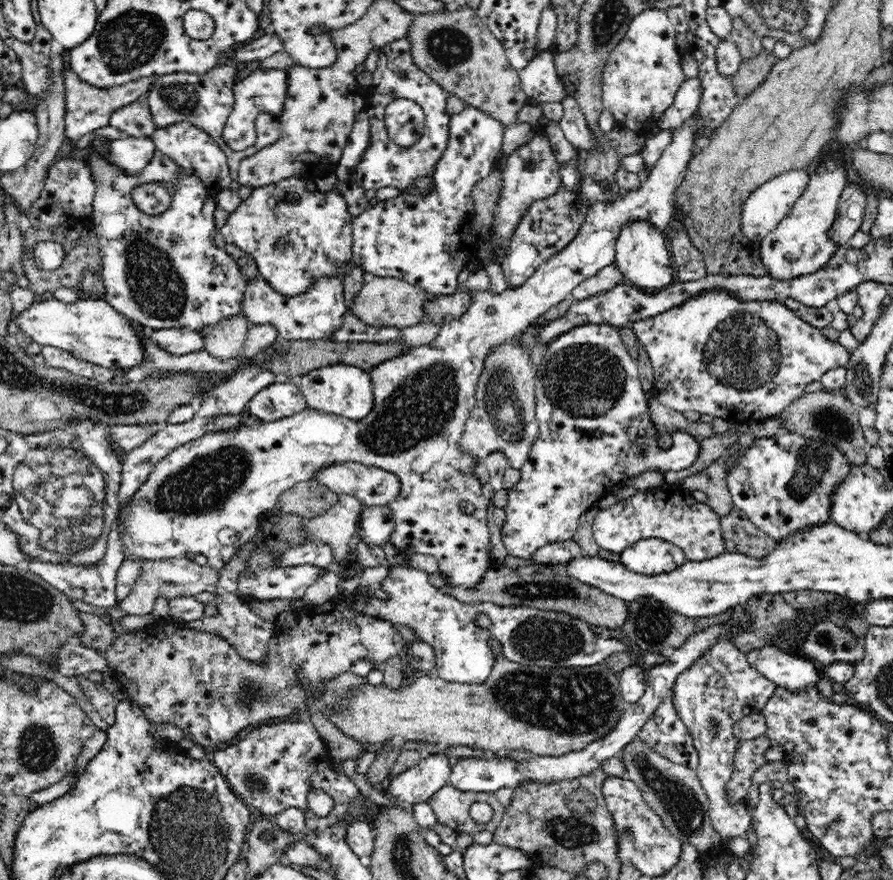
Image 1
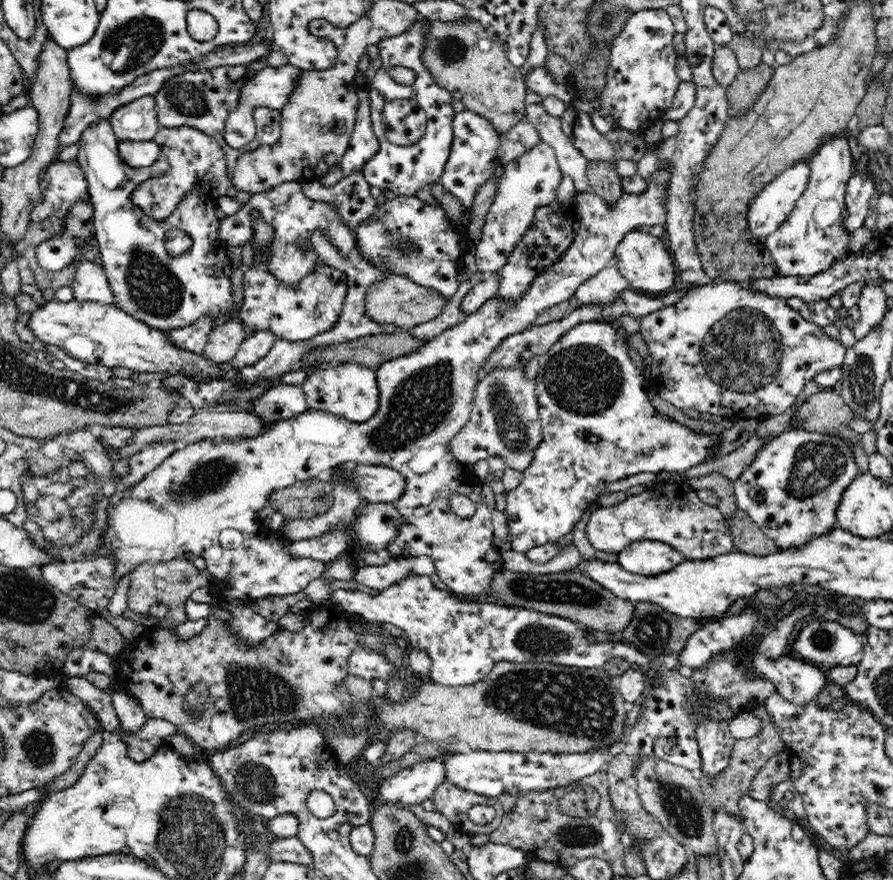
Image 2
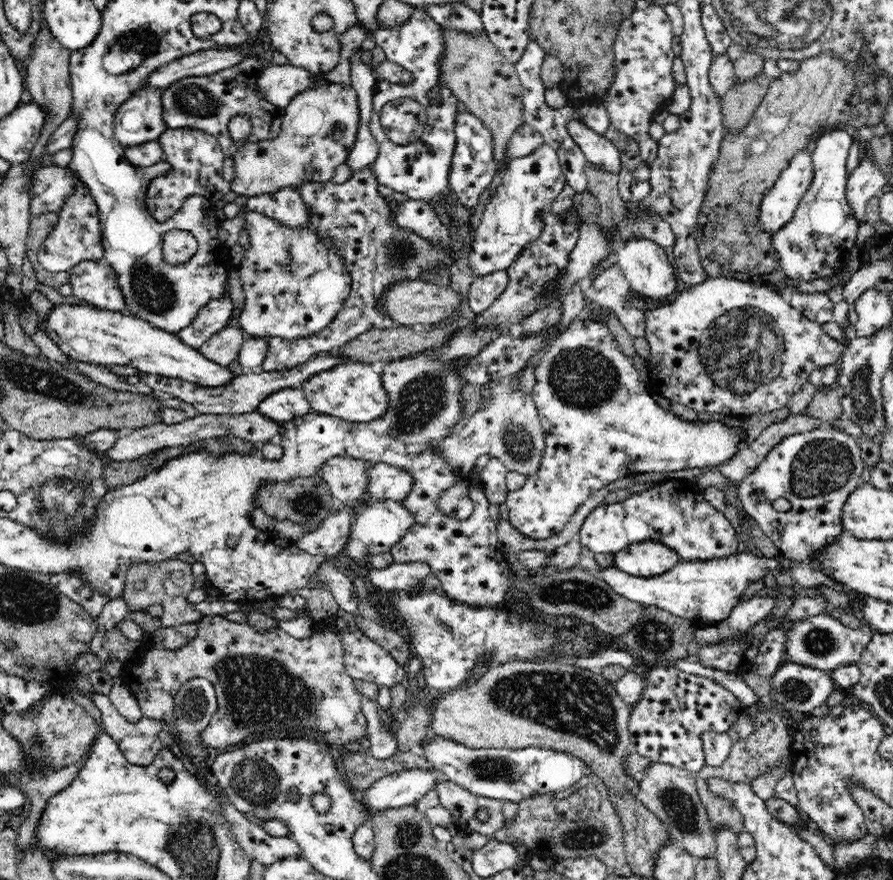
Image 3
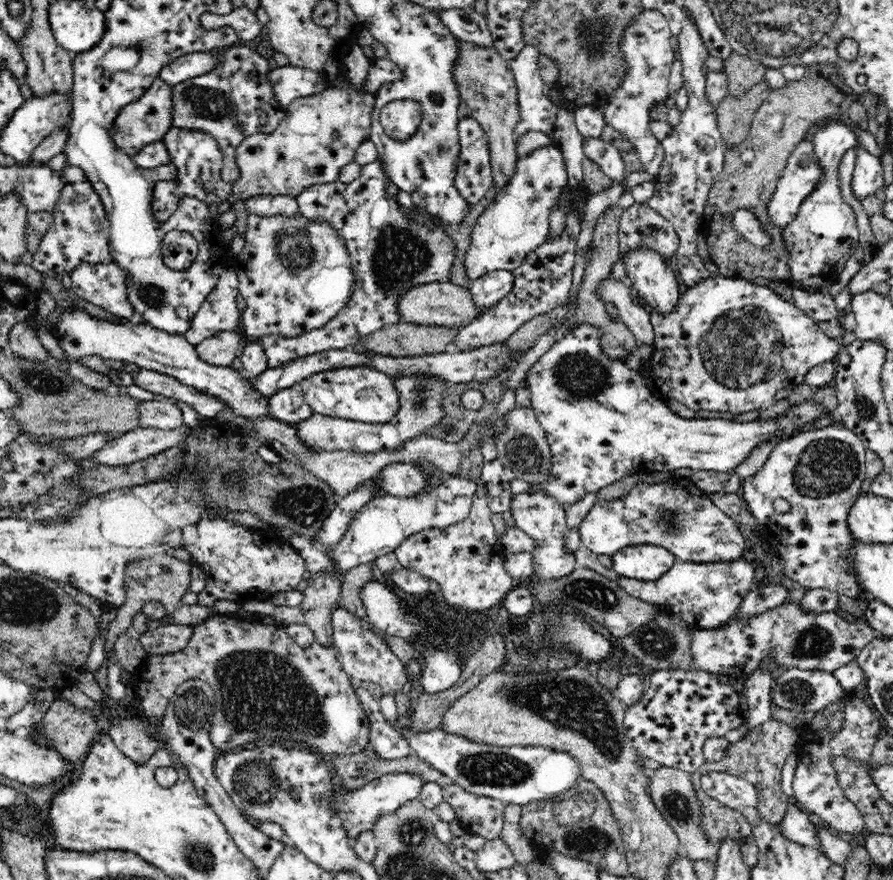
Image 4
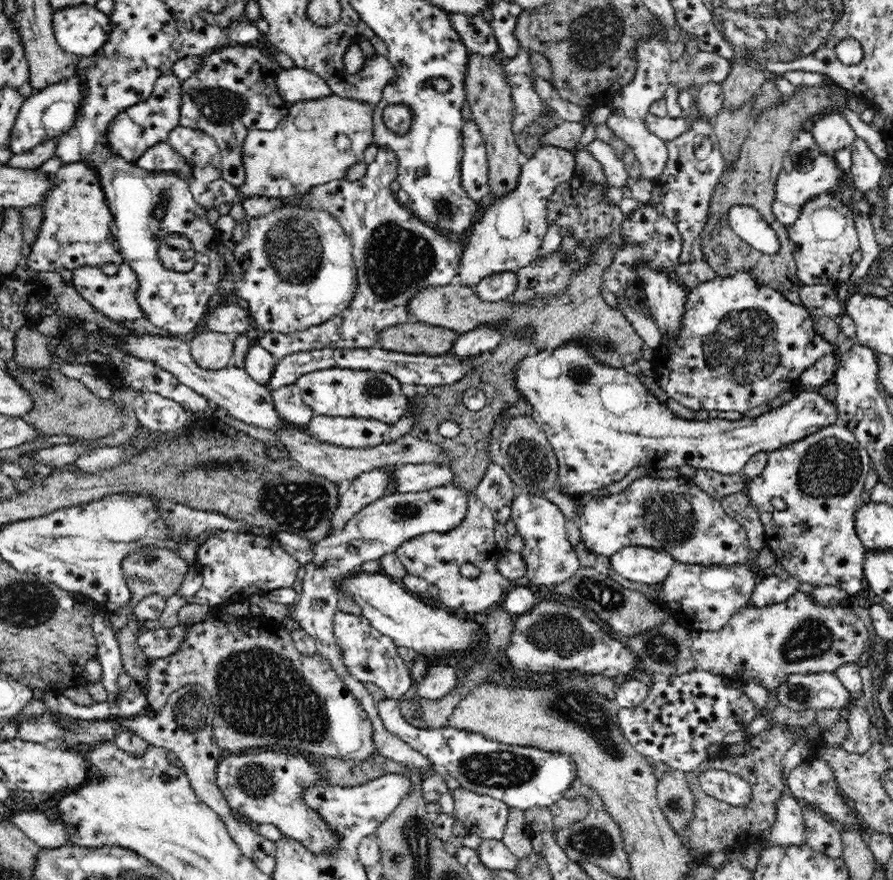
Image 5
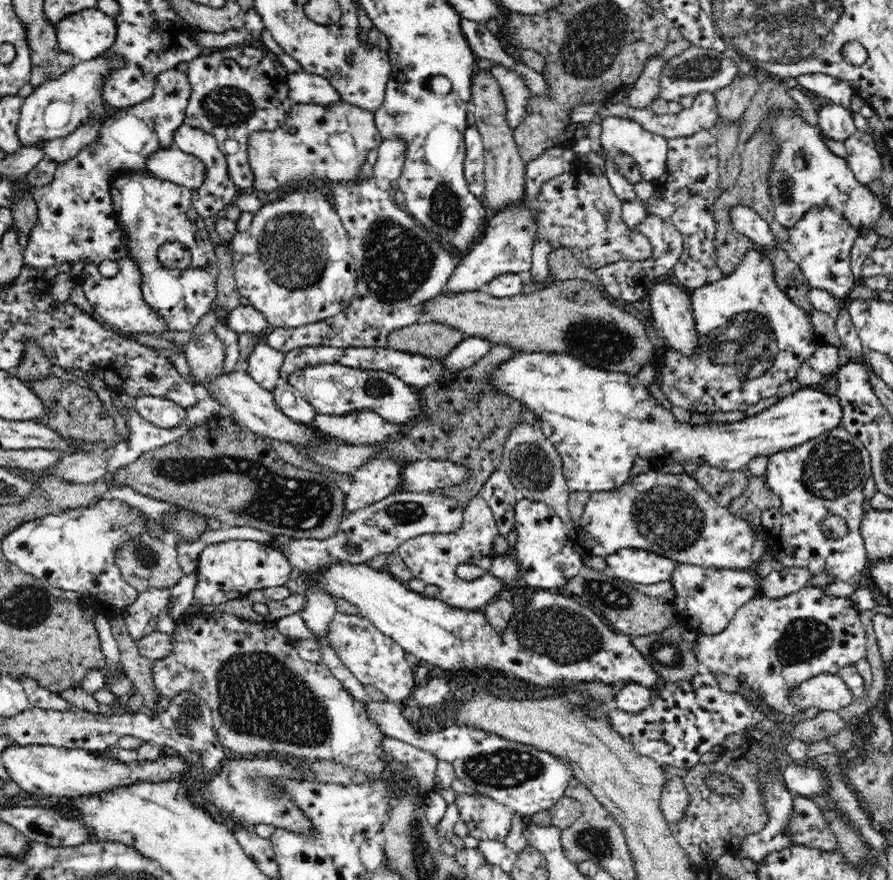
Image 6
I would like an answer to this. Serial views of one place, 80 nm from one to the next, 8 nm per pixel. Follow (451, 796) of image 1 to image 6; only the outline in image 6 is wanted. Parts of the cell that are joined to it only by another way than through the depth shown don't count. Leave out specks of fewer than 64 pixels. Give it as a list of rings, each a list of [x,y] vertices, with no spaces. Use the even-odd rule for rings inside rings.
[[[486,795],[456,796],[459,820],[466,823],[469,836],[478,841],[505,843],[512,829],[513,812],[506,805]]]

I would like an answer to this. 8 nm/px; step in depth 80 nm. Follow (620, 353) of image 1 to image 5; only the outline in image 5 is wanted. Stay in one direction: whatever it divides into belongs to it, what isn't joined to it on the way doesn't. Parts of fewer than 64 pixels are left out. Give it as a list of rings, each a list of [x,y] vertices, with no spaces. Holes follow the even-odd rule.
[[[570,343],[566,345],[560,345],[556,350],[543,350],[538,352],[536,355],[527,355],[526,358],[518,362],[518,366],[514,368],[514,374],[511,375],[511,380],[514,381],[514,388],[518,389],[520,396],[527,398],[527,401],[532,405],[533,419],[540,425],[540,428],[545,432],[546,438],[552,445],[554,454],[558,461],[558,474],[557,482],[561,483],[561,494],[567,496],[574,496],[574,494],[586,494],[596,488],[602,488],[602,486],[608,486],[612,482],[618,482],[622,480],[632,468],[636,466],[646,466],[652,468],[655,466],[656,470],[661,468],[678,468],[689,464],[694,468],[702,470],[714,470],[720,474],[736,474],[741,473],[744,465],[756,454],[757,452],[766,451],[767,453],[773,450],[778,450],[781,446],[789,445],[801,441],[804,437],[808,437],[809,434],[817,433],[818,430],[824,429],[825,426],[833,425],[837,423],[838,411],[834,401],[829,401],[824,398],[821,394],[818,394],[815,389],[809,389],[806,391],[798,391],[796,398],[792,397],[786,404],[780,406],[780,408],[772,408],[767,412],[759,415],[755,418],[744,417],[737,421],[729,421],[720,418],[716,415],[714,418],[705,420],[686,420],[676,416],[670,407],[665,403],[662,403],[650,393],[650,390],[646,388],[644,384],[638,379],[635,372],[628,372],[624,369],[614,369],[608,365],[596,361],[591,357],[591,354],[587,353],[587,348],[583,348],[582,345],[576,343]],[[531,492],[516,493],[511,506],[511,518],[525,543],[520,553],[527,567],[525,584],[536,590],[552,589],[570,580],[580,570],[578,554],[566,537],[566,519],[557,505]]]

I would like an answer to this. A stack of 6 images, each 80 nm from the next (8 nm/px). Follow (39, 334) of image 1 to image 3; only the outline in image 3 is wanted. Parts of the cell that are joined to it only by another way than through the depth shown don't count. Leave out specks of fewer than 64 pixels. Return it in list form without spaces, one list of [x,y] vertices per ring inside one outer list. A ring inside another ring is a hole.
[[[90,303],[54,305],[44,330],[64,355],[80,362],[132,366],[146,374],[180,378],[206,387],[229,385],[236,377],[228,367],[207,360],[199,351],[182,342],[176,334],[160,330],[141,318],[115,313]]]

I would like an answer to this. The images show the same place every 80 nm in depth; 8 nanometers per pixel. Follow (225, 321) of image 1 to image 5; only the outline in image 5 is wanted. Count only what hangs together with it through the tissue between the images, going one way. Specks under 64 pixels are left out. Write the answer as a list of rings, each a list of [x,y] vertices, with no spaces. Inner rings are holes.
[[[204,332],[193,338],[188,345],[191,356],[202,369],[220,370],[233,362],[234,335]]]

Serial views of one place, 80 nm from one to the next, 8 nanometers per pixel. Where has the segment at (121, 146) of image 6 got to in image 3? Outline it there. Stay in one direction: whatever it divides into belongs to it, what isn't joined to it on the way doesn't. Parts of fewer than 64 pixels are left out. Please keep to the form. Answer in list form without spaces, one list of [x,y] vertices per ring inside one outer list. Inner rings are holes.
[[[158,87],[142,88],[118,108],[114,120],[115,138],[126,148],[142,146],[146,142],[157,141],[167,130],[165,125],[165,108],[162,107],[162,94],[165,90]],[[76,174],[74,191],[66,198],[62,210],[57,214],[58,223],[40,245],[37,259],[45,271],[51,273],[69,271],[74,265],[83,260],[101,261],[105,253],[101,237],[101,216],[96,200]]]

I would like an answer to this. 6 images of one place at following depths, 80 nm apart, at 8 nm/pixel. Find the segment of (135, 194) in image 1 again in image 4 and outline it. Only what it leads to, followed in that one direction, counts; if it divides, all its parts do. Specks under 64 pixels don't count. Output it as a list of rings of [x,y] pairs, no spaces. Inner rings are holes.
[[[172,126],[161,142],[168,149],[168,155],[171,163],[176,167],[177,176],[174,180],[160,181],[154,185],[151,210],[158,221],[171,218],[178,206],[180,195],[196,197],[209,206],[214,203],[219,205],[233,193],[231,184],[221,177],[223,155],[218,142],[210,134]]]

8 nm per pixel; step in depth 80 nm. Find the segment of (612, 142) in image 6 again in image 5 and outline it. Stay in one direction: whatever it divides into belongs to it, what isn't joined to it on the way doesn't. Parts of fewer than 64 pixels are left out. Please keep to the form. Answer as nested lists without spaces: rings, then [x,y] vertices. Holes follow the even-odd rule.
[[[646,37],[640,42],[637,50],[638,70],[634,80],[628,86],[621,88],[609,104],[614,107],[614,112],[608,116],[606,126],[611,128],[615,138],[626,142],[627,146],[635,153],[638,162],[641,164],[642,178],[654,180],[664,172],[668,160],[668,150],[664,141],[654,136],[648,130],[645,117],[649,114],[649,108],[654,102],[664,99],[666,89],[669,87],[669,71],[671,70],[672,58],[666,41],[654,40],[654,37]]]

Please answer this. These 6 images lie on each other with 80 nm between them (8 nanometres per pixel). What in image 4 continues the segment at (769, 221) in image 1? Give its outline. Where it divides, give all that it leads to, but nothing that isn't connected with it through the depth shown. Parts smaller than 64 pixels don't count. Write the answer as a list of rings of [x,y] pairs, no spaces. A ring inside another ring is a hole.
[[[804,138],[799,142],[798,147],[791,152],[786,168],[780,172],[776,190],[770,197],[769,216],[774,225],[782,228],[790,225],[790,222],[797,218],[802,202],[822,184],[822,180],[824,180],[824,167],[820,165],[820,159],[814,153],[813,142]]]

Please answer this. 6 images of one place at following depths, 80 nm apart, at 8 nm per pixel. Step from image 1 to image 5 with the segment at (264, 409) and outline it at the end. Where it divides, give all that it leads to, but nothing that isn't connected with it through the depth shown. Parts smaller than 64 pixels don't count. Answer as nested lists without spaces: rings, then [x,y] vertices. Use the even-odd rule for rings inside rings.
[[[295,385],[280,386],[271,391],[274,406],[282,420],[294,425],[305,425],[314,416],[312,407],[304,402],[300,389]]]

